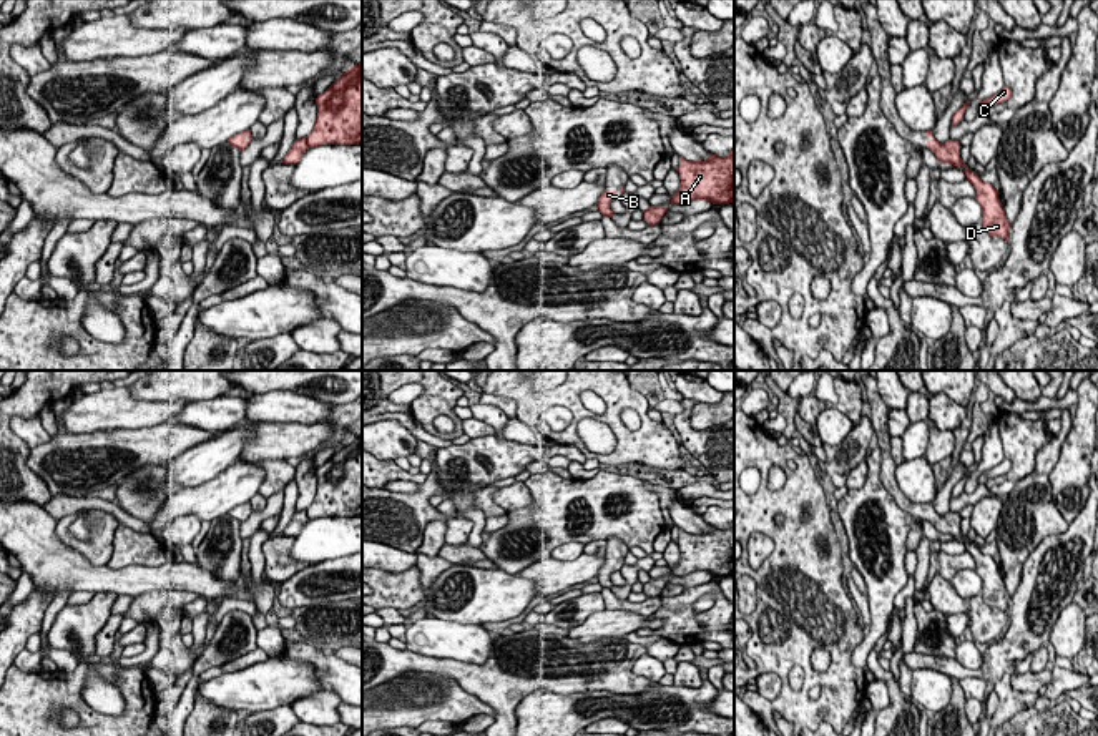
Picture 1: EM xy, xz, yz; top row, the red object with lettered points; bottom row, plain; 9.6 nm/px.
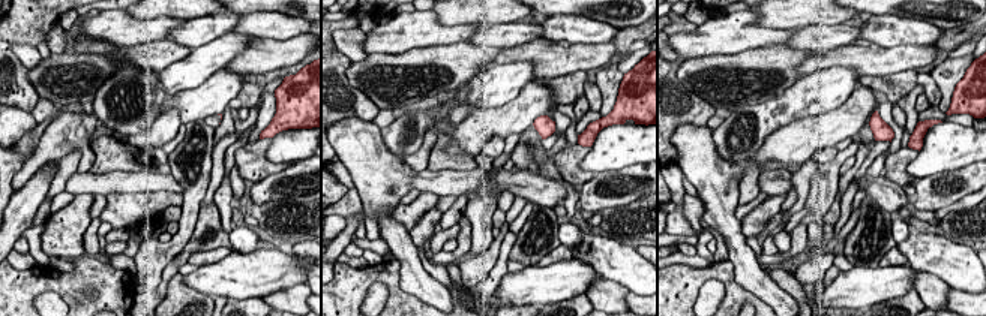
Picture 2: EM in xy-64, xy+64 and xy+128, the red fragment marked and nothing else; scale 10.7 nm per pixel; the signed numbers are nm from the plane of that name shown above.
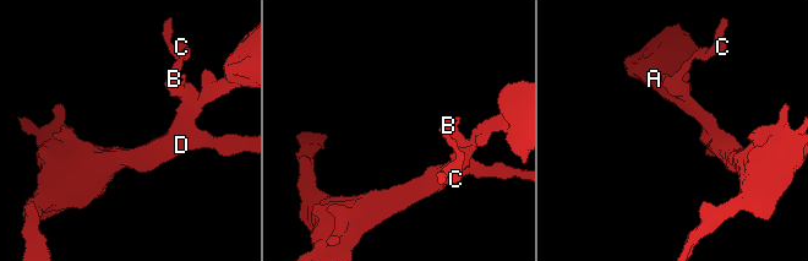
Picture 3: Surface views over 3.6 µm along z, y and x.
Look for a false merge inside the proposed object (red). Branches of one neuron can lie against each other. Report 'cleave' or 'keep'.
keep

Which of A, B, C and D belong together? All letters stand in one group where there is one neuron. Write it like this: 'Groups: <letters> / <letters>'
Groups: A B C D

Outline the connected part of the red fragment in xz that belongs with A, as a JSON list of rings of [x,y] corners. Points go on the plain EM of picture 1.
[[[734,523],[728,528],[709,525],[706,533],[679,530],[679,562],[669,568],[674,577],[708,572],[713,577],[734,575]]]

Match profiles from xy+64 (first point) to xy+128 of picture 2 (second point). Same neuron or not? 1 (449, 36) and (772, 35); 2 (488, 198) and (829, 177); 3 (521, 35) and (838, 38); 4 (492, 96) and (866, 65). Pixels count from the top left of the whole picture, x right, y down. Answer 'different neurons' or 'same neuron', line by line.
1: same neuron
2: same neuron
3: same neuron
4: different neurons

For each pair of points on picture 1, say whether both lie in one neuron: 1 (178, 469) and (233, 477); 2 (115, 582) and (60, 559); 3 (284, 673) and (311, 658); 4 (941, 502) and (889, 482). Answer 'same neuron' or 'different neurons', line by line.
1: different neurons
2: same neuron
3: different neurons
4: different neurons

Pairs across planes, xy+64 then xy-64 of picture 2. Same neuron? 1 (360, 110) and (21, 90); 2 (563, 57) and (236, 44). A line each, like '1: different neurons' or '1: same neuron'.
1: same neuron
2: different neurons

